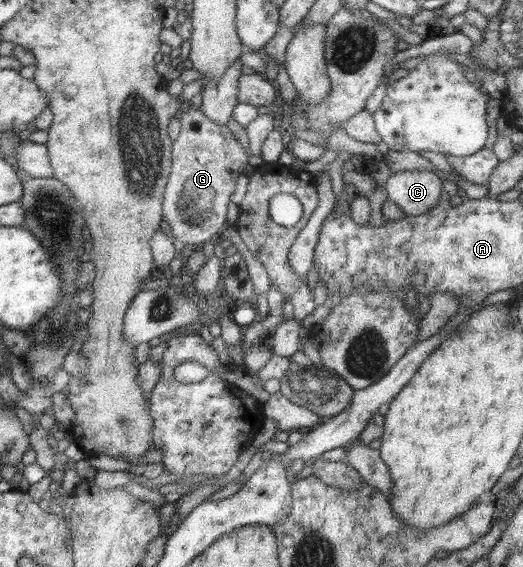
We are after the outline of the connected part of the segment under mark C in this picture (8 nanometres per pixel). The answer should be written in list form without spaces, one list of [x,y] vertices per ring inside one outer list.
[[[398,171],[387,179],[388,199],[403,210],[403,214],[421,216],[429,213],[441,202],[442,181],[433,171]]]

